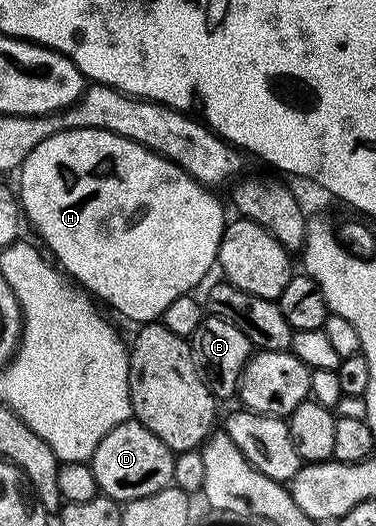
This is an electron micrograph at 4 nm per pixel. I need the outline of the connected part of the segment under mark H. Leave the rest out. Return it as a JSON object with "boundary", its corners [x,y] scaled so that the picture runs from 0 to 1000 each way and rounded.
{"boundary":[[[176,245],[152,257],[130,257],[120,272],[98,272],[98,279],[88,279],[88,287],[77,287],[77,295],[61,304],[45,335],[51,335],[45,380],[56,392],[59,411],[69,418],[72,413],[82,418],[85,432],[104,441],[106,454],[125,464],[122,479],[144,490],[154,510],[165,511],[191,536],[218,544],[245,567],[261,568],[277,582],[285,578],[290,586],[309,587],[322,601],[340,603],[343,608],[359,610],[356,614],[420,612],[431,605],[439,584],[449,584],[460,568],[500,563],[516,551],[508,548],[535,540],[540,525],[559,511],[574,510],[582,464],[598,433],[590,386],[561,369],[569,365],[553,354],[537,352],[532,344],[495,329],[481,316],[439,302],[426,291],[407,289],[404,283],[391,283],[380,276],[354,272],[322,257],[277,245]]]}

